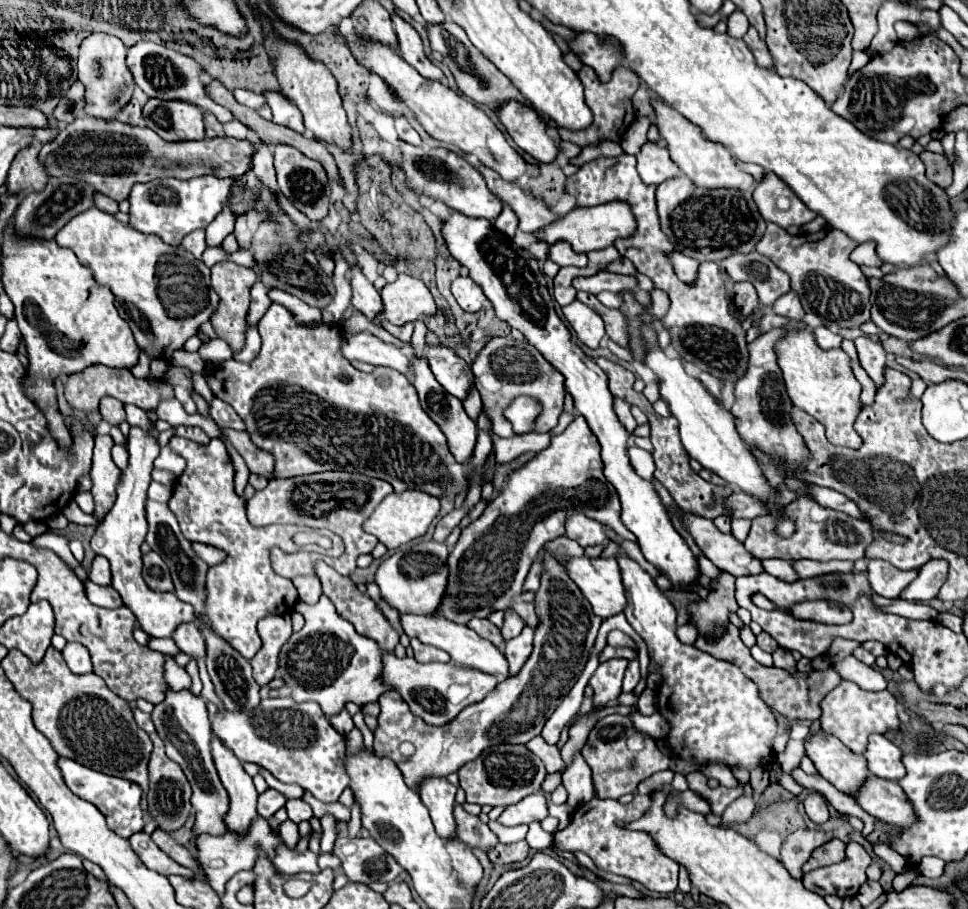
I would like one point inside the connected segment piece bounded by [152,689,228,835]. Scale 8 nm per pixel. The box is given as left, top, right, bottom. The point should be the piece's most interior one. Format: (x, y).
(182, 722)

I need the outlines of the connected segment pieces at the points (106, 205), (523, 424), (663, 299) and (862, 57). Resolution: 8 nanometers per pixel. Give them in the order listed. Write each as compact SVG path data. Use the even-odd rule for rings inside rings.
M100 193L96 195L96 207L102 209L102 211L106 211L106 213L110 213L110 215L118 213L118 203L112 201L112 199L108 199L108 197L104 197L104 195L100 195Z
M516 397L504 411L504 417L512 423L514 435L526 435L534 431L536 419L542 413L540 401L534 397Z
M658 289L650 291L650 305L646 307L648 311L648 317L656 317L656 319L662 319L668 311L668 295L666 293L660 293Z
M854 51L854 59L852 59L852 65L848 69L848 77L852 77L852 73L860 71L866 63L868 63L868 53L866 51Z

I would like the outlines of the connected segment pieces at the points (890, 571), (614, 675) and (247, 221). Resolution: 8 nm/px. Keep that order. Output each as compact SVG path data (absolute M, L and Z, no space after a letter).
M872 559L868 563L868 581L876 595L896 599L906 585L912 583L916 573L896 569L894 565L888 565L888 561Z
M612 659L602 663L590 679L590 687L594 689L594 711L604 709L610 701L618 699L622 693L622 677L628 661Z
M252 210L244 214L244 217L238 217L235 222L234 235L238 239L238 245L244 249L252 247L252 237L257 231L262 217L259 213Z

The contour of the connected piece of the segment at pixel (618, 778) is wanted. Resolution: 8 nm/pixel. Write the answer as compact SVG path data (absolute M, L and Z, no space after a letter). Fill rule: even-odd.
M616 713L600 719L596 723L596 727L590 731L590 737L588 737L586 745L582 747L582 755L592 769L594 787L596 787L600 799L618 799L624 793L632 793L632 791L636 791L640 781L648 779L650 775L658 773L658 771L668 769L670 759L660 753L653 737L644 735L644 747L638 753L632 753L626 747L626 739L634 731L636 729L632 725L632 719L624 717L624 715L616 715Z

